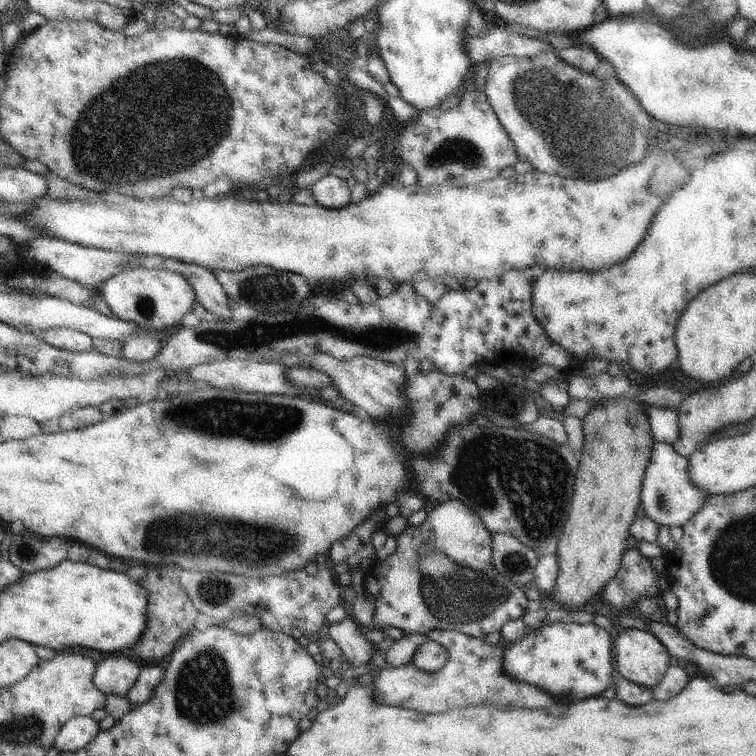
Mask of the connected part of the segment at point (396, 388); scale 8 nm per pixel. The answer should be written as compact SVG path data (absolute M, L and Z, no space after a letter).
M324 352L312 356L311 361L310 367L330 376L334 389L338 390L342 397L352 404L356 402L356 406L362 406L372 418L392 418L398 412L406 410L406 402L402 396L404 396L407 376L403 366L366 356L339 360Z

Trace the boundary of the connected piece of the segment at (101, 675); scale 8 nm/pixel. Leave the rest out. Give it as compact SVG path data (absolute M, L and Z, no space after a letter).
M110 656L97 664L93 683L107 697L126 697L136 684L141 667L124 656Z

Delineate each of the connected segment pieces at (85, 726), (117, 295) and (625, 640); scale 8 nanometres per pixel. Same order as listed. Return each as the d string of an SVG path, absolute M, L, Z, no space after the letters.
M77 716L62 727L53 747L61 753L75 753L90 744L99 732L99 723L92 717Z
M124 268L116 276L110 276L98 292L103 295L113 315L142 326L142 331L150 334L178 326L196 303L194 290L186 278L165 269Z
M623 629L614 642L616 668L634 684L655 687L670 666L669 650L646 630Z

